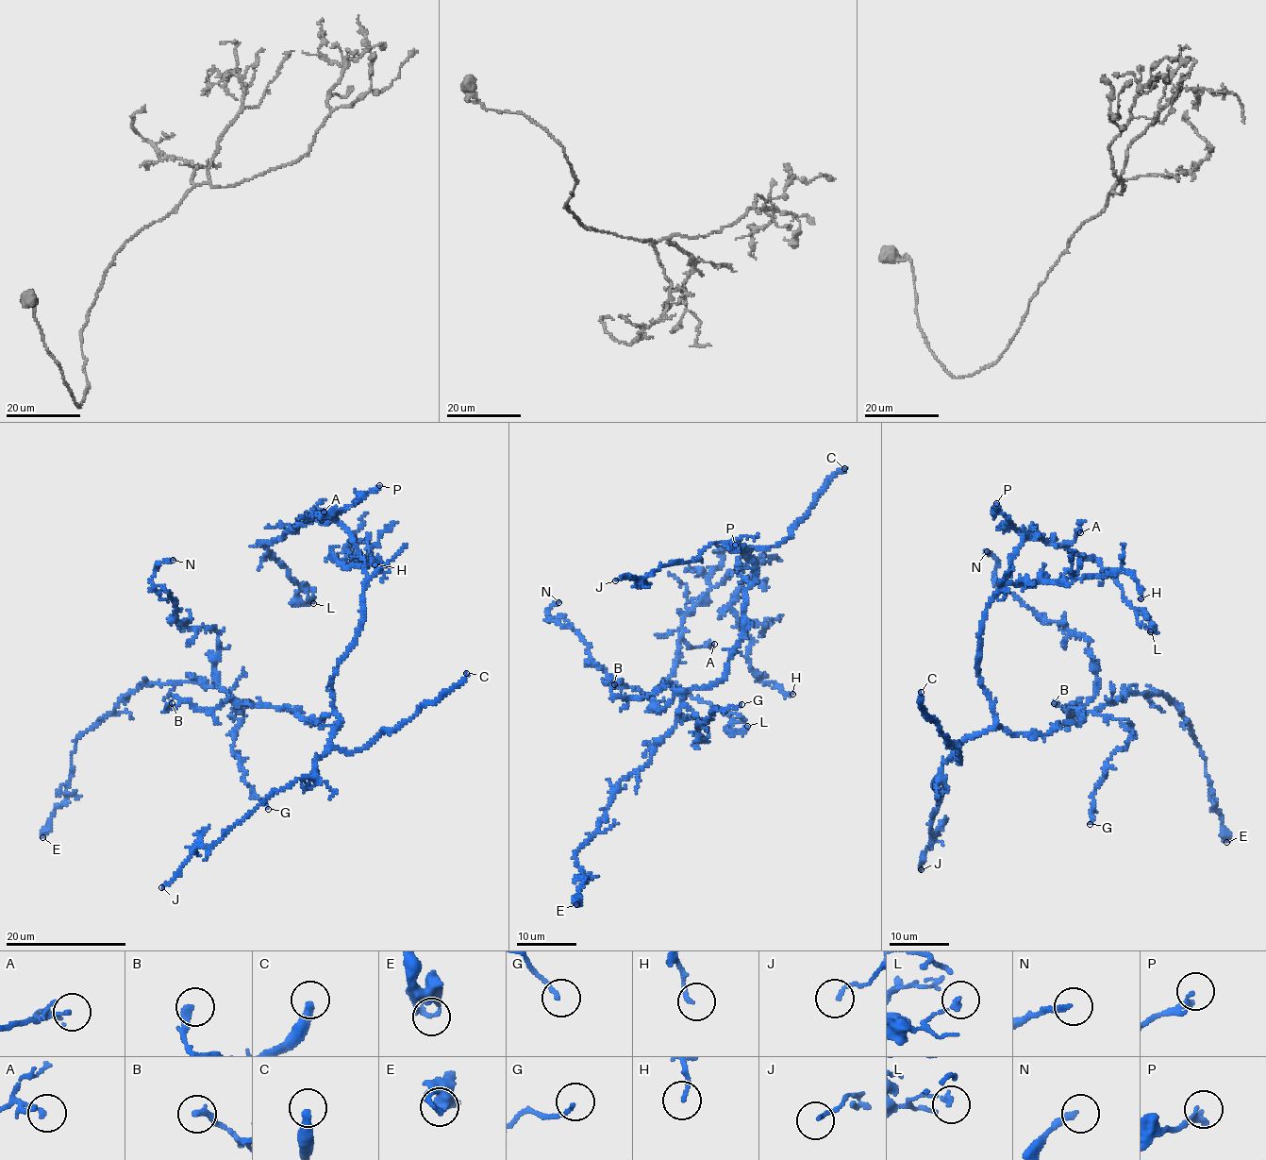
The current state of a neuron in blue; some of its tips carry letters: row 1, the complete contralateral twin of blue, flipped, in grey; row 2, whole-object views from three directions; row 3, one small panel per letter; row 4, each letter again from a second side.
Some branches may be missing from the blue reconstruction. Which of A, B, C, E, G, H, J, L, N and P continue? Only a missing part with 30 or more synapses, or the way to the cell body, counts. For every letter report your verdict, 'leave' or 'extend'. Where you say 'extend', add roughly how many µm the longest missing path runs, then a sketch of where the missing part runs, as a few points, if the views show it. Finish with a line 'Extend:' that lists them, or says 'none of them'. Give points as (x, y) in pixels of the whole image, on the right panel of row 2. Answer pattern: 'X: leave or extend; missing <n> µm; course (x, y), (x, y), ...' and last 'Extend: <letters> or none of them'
A: leave
B: leave
C: extend; missing 60 µm; course (921, 692), (913, 646), (937, 592), (955, 581), (959, 551), (991, 537), (1000, 523), (1037, 545), (1027, 529)
E: leave
G: leave
H: leave
J: leave
L: leave
N: leave
P: leave
Extend: C

